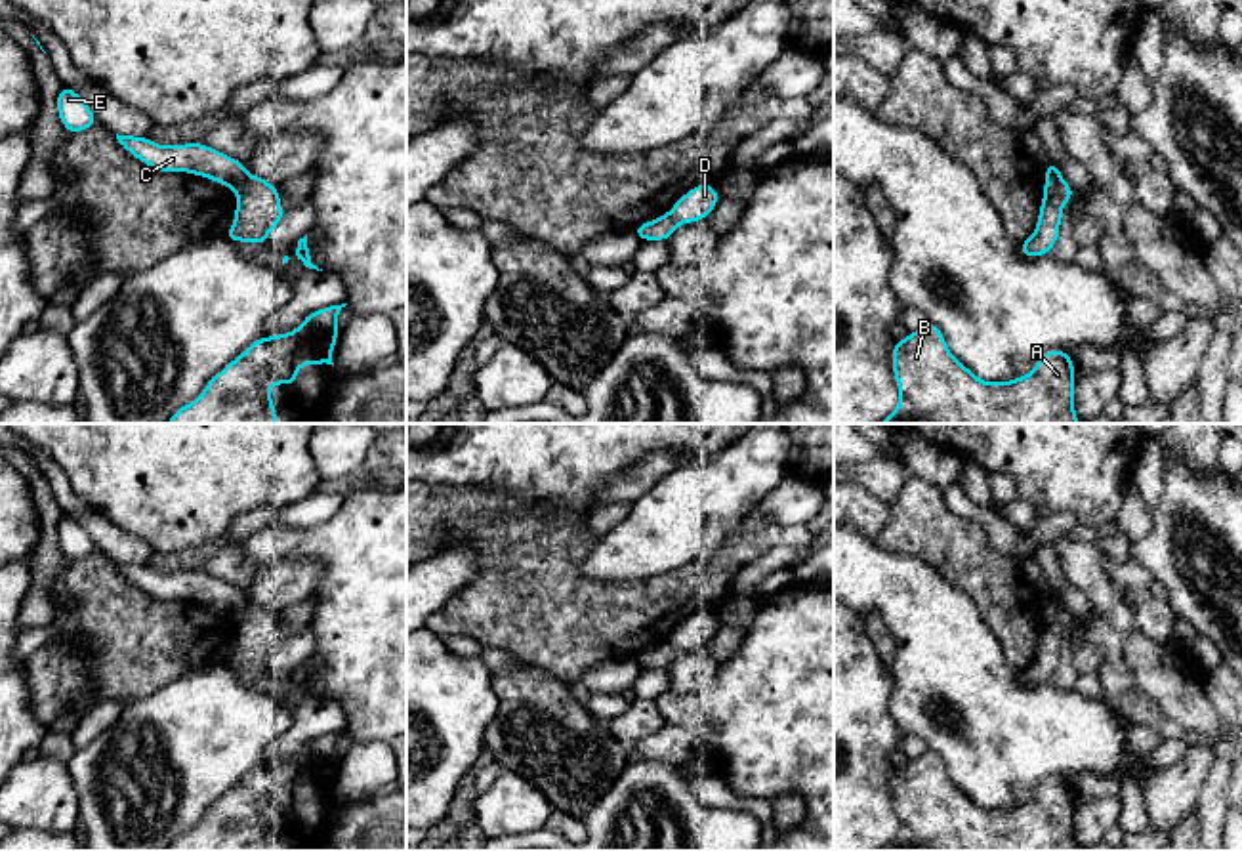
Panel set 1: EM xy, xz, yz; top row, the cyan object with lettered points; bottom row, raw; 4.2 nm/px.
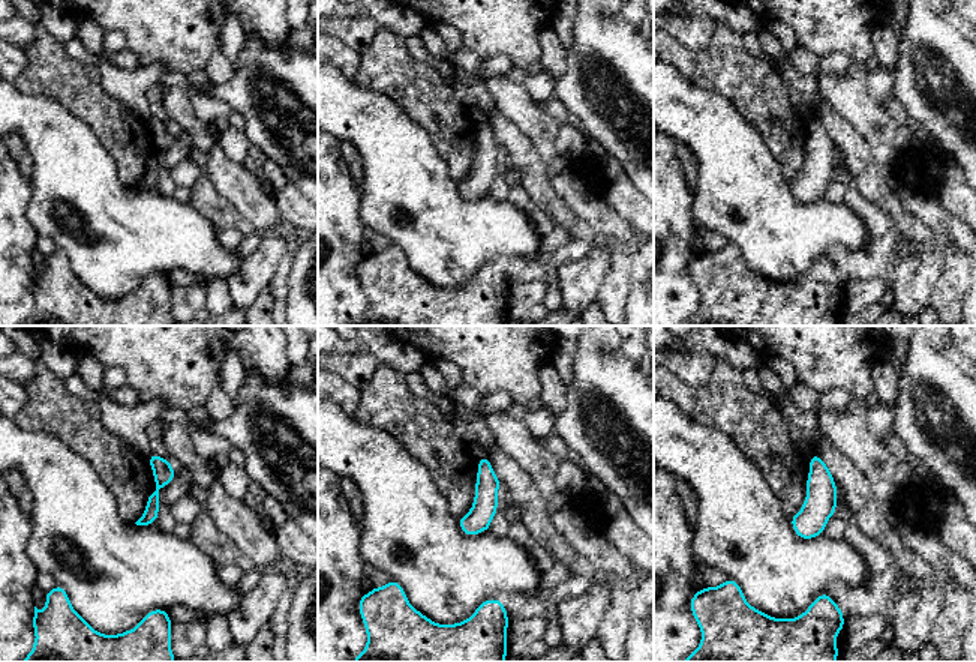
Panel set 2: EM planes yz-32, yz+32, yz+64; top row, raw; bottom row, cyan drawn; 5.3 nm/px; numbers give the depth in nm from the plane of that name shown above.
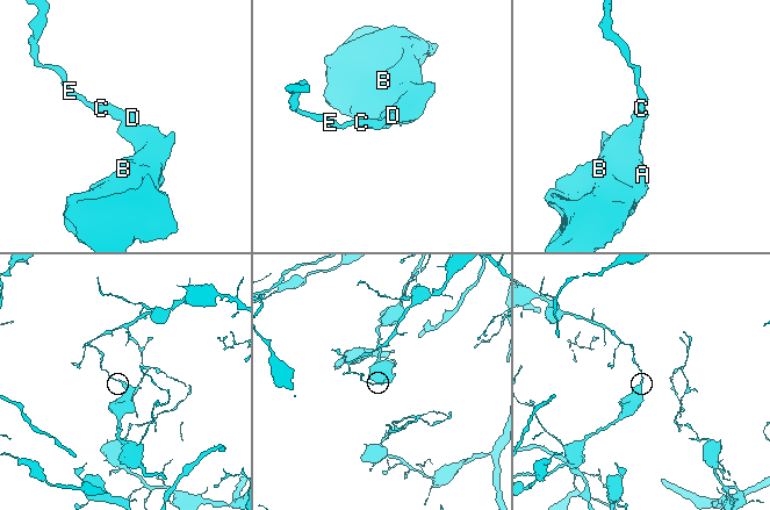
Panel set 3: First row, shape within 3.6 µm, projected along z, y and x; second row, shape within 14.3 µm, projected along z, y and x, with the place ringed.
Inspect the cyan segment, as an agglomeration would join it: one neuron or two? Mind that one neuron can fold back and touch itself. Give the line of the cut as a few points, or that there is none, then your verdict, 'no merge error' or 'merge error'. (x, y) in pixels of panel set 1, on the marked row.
cut in yz along (1046, 166), (1055, 191), (1065, 201); merge error

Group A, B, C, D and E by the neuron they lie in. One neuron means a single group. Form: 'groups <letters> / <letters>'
groups A B D / C E

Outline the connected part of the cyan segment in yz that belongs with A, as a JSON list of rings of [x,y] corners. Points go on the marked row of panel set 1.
[[[927,321],[895,343],[891,361],[900,397],[880,424],[1078,424],[1076,368],[1066,351],[1044,353],[1026,376],[988,384],[950,353],[941,328]]]

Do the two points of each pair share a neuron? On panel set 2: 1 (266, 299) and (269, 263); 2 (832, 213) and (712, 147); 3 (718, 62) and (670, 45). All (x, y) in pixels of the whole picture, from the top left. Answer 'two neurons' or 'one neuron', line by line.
1: two neurons
2: one neuron
3: two neurons

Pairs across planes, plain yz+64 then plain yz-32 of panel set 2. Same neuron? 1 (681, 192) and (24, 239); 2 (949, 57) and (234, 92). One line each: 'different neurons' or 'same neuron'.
1: same neuron
2: same neuron

